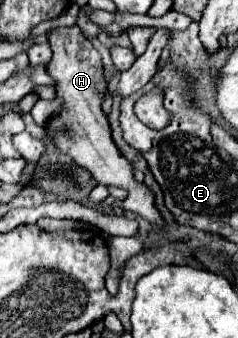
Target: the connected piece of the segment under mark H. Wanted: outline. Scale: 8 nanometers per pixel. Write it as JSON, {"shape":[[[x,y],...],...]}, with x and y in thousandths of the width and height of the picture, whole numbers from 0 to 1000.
{"shape":[[[332,77],[214,89],[206,130],[223,148],[223,172],[197,189],[197,207],[239,237],[239,254],[231,254],[239,284],[265,290],[273,308],[265,308],[256,343],[223,349],[189,391],[206,396],[223,426],[256,438],[256,450],[298,462],[332,497],[357,497],[366,509],[382,509],[382,521],[416,544],[441,544],[441,550],[475,544],[475,550],[525,556],[542,568],[542,580],[508,598],[525,621],[576,627],[609,651],[685,669],[685,645],[643,604],[643,574],[626,568],[618,550],[601,550],[592,538],[567,538],[542,473],[508,467],[508,456],[492,456],[492,438],[475,432],[450,337],[424,325],[433,266],[450,260],[450,243],[433,225],[416,154],[391,142],[382,118],[366,118],[340,101]]]}

